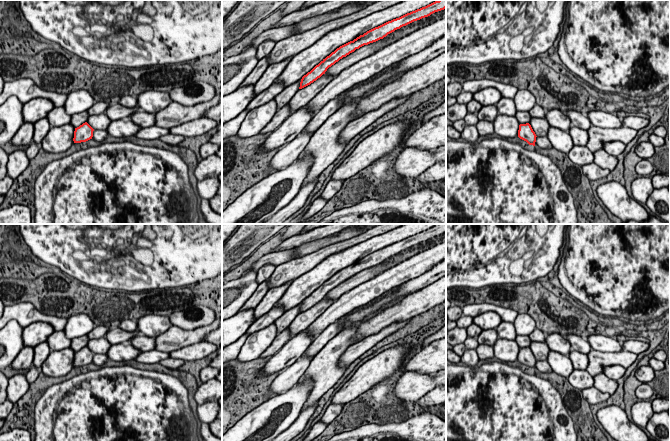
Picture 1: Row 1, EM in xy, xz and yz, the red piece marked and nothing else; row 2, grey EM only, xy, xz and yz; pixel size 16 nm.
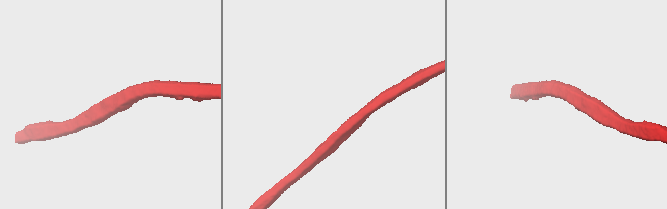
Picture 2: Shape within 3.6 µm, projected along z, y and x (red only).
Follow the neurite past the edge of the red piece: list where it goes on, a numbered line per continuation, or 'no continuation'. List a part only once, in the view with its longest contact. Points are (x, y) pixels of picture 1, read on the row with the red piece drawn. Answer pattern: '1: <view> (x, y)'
no continuation

